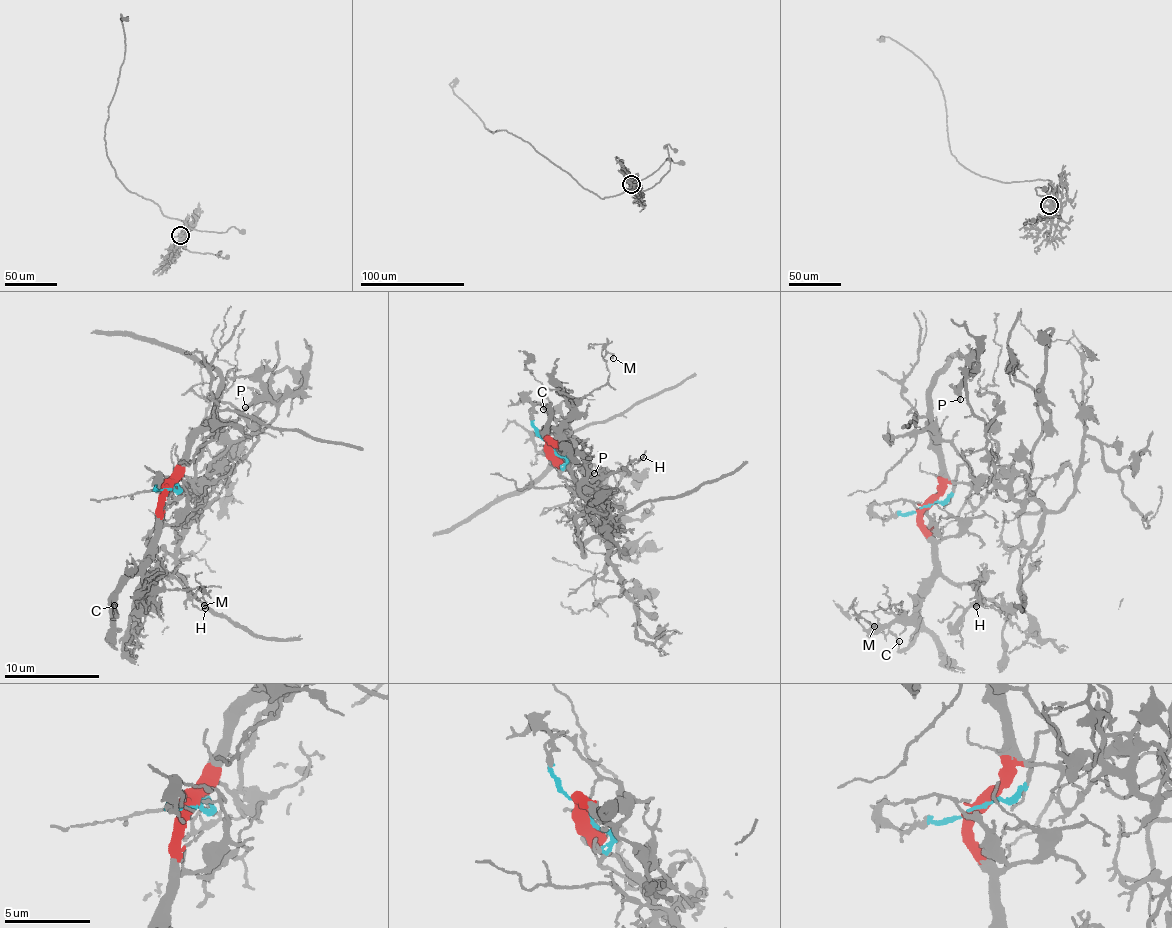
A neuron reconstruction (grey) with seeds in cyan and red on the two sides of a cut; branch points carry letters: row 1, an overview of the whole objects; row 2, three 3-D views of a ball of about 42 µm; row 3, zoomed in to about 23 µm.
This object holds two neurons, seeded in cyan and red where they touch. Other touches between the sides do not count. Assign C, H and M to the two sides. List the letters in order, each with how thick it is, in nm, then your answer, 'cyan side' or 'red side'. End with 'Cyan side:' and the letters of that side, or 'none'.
C: calibre 110 nm; red side
H: calibre 90 nm; red side
M: calibre 90 nm; red side
Cyan side: none

